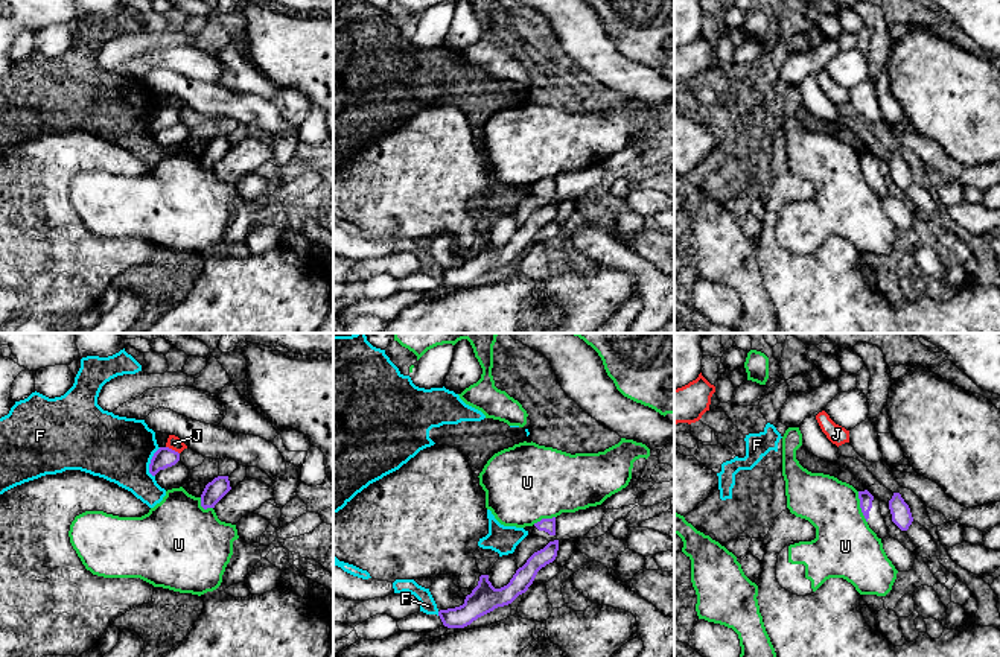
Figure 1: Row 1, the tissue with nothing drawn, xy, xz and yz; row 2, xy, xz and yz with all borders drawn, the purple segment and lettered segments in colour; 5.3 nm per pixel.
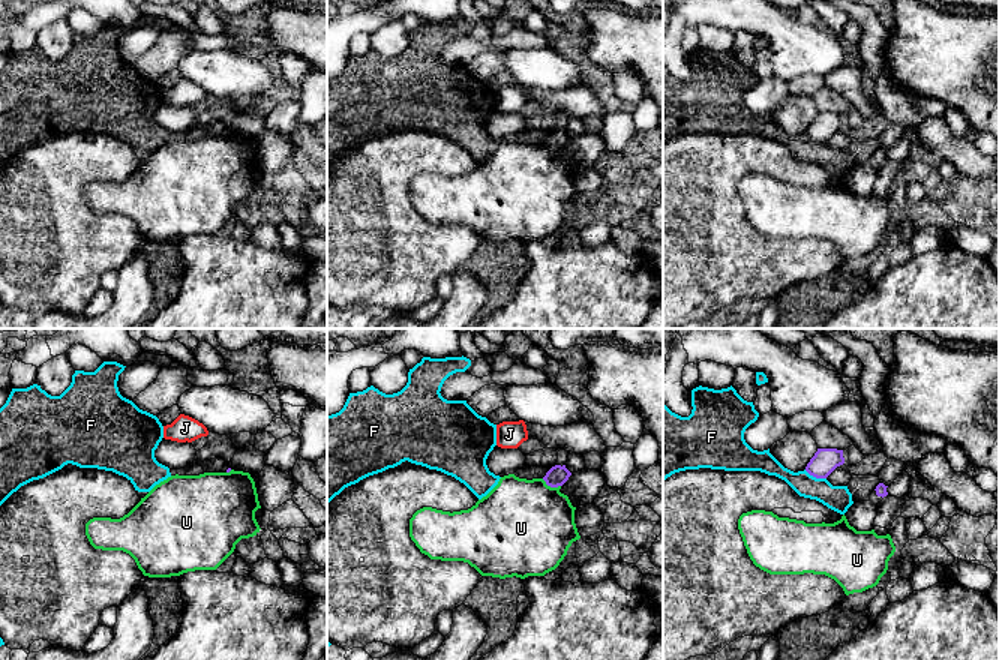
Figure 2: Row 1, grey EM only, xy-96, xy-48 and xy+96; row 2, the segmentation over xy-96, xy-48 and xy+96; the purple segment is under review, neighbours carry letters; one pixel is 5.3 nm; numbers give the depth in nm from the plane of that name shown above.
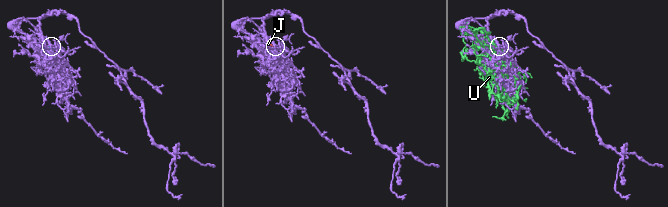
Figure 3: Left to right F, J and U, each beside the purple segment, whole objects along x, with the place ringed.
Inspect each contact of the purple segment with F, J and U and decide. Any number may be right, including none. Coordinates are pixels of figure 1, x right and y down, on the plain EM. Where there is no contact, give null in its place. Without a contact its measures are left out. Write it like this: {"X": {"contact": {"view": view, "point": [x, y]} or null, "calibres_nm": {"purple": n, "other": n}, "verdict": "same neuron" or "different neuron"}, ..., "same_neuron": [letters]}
{"F": {"contact": {"view": "xy", "point": [151, 122]}, "calibres_nm": {"purple": 110, "other": 340}, "verdict": "different neuron"}, "J": {"contact": {"view": "xy", "point": [171, 108]}, "calibres_nm": {"purple": 110, "other": 70}, "verdict": "different neuron"}, "U": {"contact": {"view": "yz", "point": [860, 166]}, "calibres_nm": {"purple": 70, "other": 320}, "verdict": "different neuron"}, "same_neuron": []}

